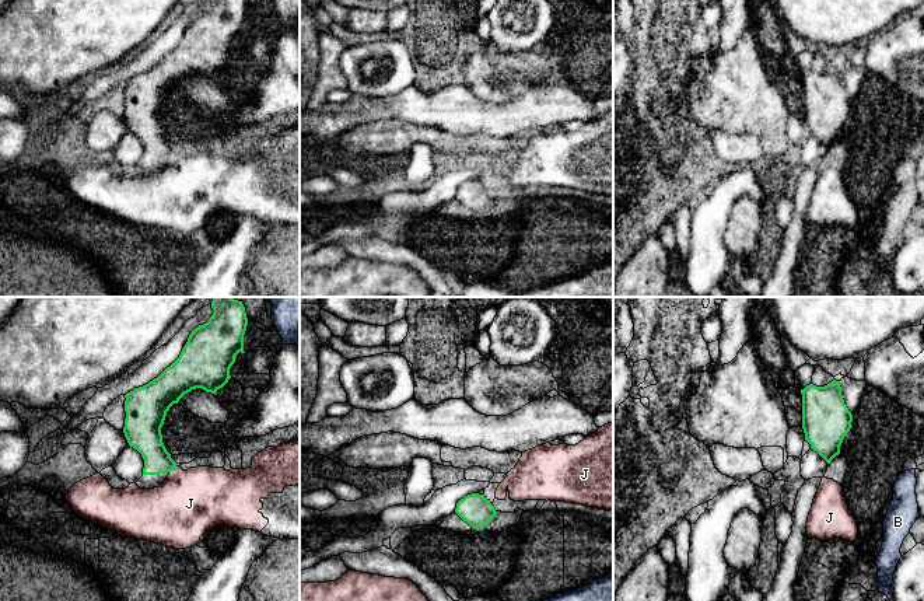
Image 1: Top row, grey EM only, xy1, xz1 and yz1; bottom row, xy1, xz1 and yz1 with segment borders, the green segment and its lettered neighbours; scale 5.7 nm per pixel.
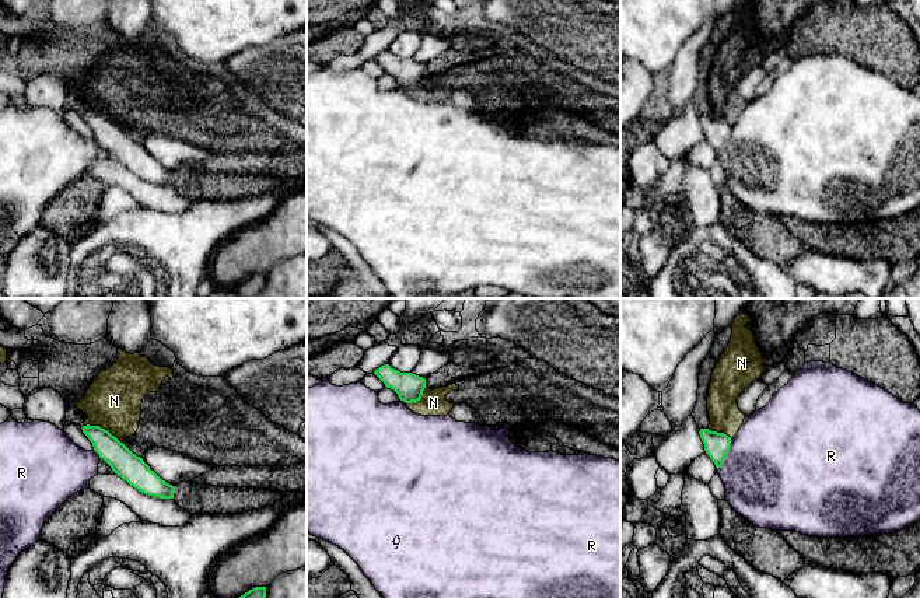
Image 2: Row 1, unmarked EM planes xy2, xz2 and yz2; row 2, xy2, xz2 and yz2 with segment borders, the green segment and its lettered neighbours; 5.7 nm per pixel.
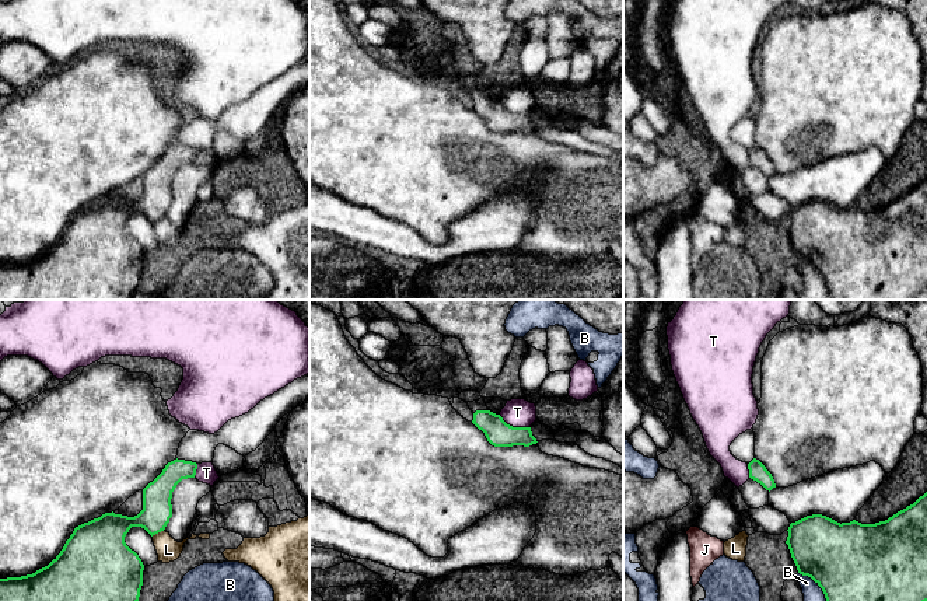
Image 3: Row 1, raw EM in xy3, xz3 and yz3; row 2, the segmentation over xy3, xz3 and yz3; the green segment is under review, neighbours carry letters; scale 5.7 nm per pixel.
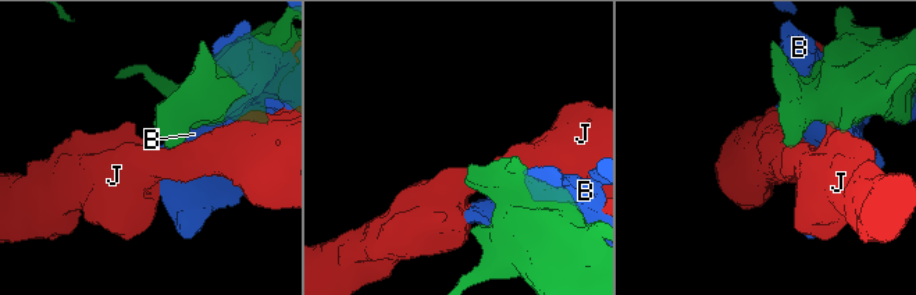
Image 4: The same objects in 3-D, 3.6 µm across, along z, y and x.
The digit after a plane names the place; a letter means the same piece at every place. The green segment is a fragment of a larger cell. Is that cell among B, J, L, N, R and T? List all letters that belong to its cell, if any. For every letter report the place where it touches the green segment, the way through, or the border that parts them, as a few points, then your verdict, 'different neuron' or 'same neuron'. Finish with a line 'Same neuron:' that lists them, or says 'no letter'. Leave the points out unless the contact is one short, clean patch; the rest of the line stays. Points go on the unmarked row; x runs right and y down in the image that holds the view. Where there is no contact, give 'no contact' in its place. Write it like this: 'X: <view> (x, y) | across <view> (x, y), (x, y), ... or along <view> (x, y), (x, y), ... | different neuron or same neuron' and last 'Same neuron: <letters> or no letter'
B: yz3 (822, 276) | different neuron
J: xy1 (172, 156) | along xy1 (177, 153), (170, 159) | different neuron
L: xy3 (157, 219) | different neuron
N: xy2 (101, 114) | along xy2 (81, 112), (101, 112), (122, 129) | different neuron
R: yz2 (727, 139) | different neuron
T: xz3 (514, 114) | along xz3 (499, 101), (513, 112), (528, 114) | different neuron
Same neuron: no letter

